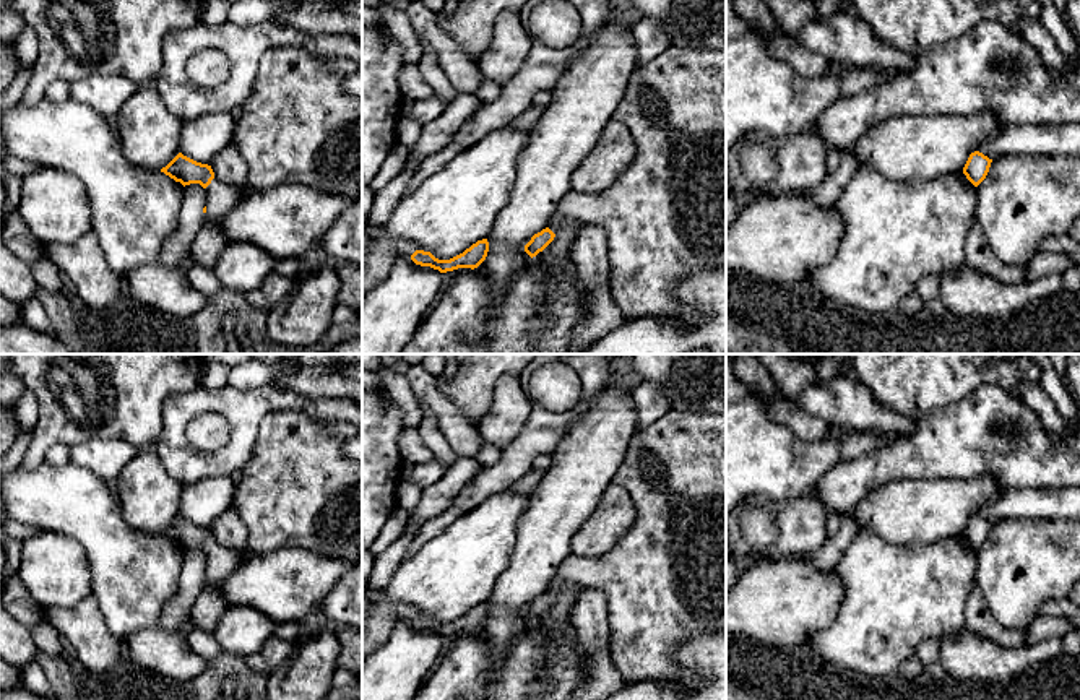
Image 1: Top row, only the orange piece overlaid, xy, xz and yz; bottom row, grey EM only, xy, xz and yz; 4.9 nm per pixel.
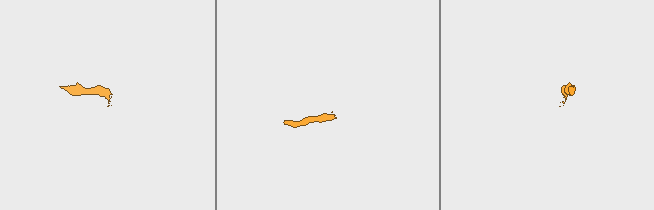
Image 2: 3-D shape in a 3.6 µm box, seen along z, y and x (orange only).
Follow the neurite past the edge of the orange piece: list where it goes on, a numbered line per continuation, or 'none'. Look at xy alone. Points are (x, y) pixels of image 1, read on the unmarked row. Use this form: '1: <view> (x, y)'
1: xy (221, 562)

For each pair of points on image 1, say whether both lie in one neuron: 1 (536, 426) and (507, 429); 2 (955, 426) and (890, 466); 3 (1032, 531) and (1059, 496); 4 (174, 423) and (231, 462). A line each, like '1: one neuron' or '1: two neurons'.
1: two neurons
2: one neuron
3: two neurons
4: one neuron

